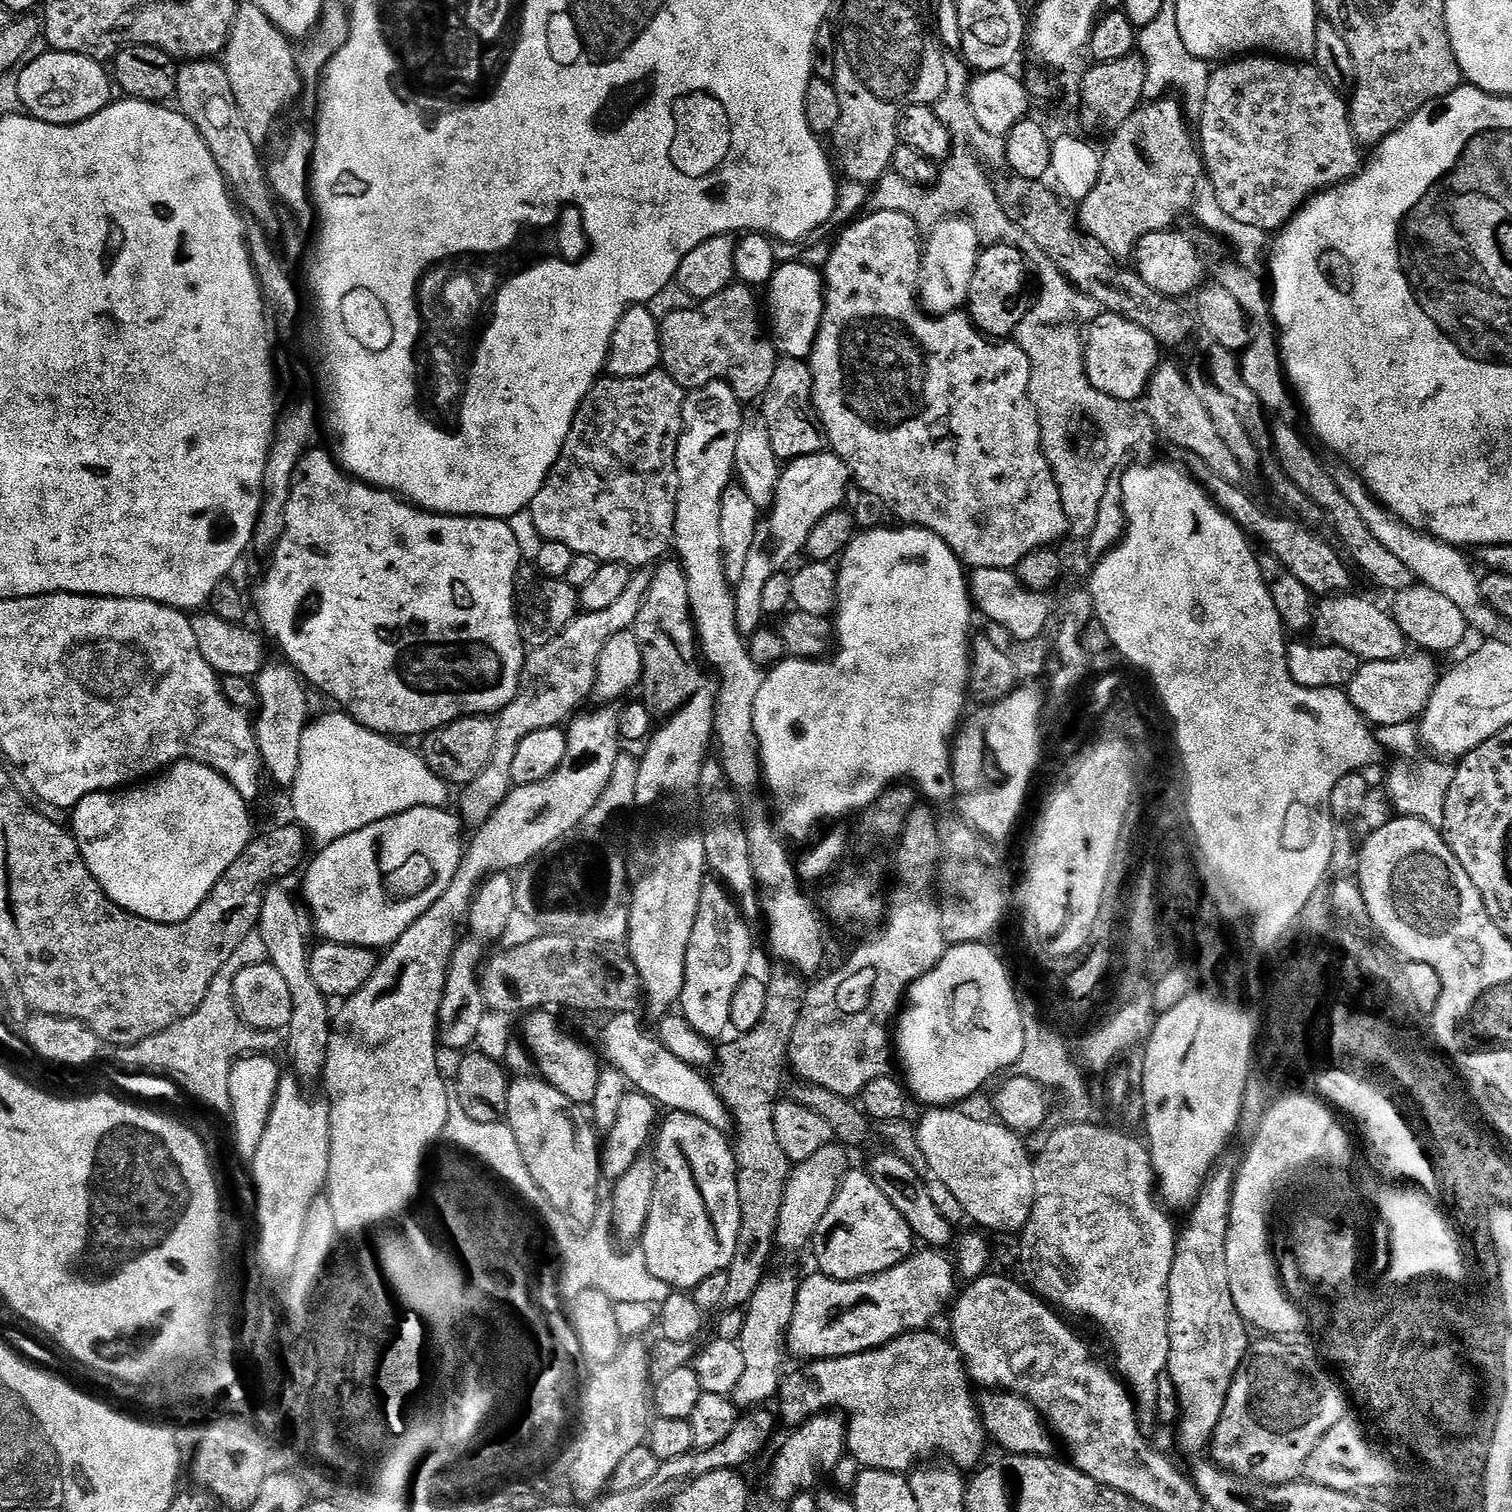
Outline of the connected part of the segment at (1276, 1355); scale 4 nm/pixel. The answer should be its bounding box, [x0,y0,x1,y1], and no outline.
[1210,1338,1346,1484]

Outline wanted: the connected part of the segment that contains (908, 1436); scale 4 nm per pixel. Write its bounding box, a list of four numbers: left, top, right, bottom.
[778,1331,986,1474]

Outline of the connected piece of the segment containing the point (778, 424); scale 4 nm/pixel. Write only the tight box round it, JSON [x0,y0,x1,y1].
[762,359,826,462]

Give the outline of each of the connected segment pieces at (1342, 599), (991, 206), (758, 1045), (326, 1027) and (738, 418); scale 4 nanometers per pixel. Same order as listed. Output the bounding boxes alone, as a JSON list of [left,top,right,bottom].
[[1314,594,1409,662],[865,51,999,242],[714,967,806,1308],[257,884,332,1084],[674,380,762,798]]

